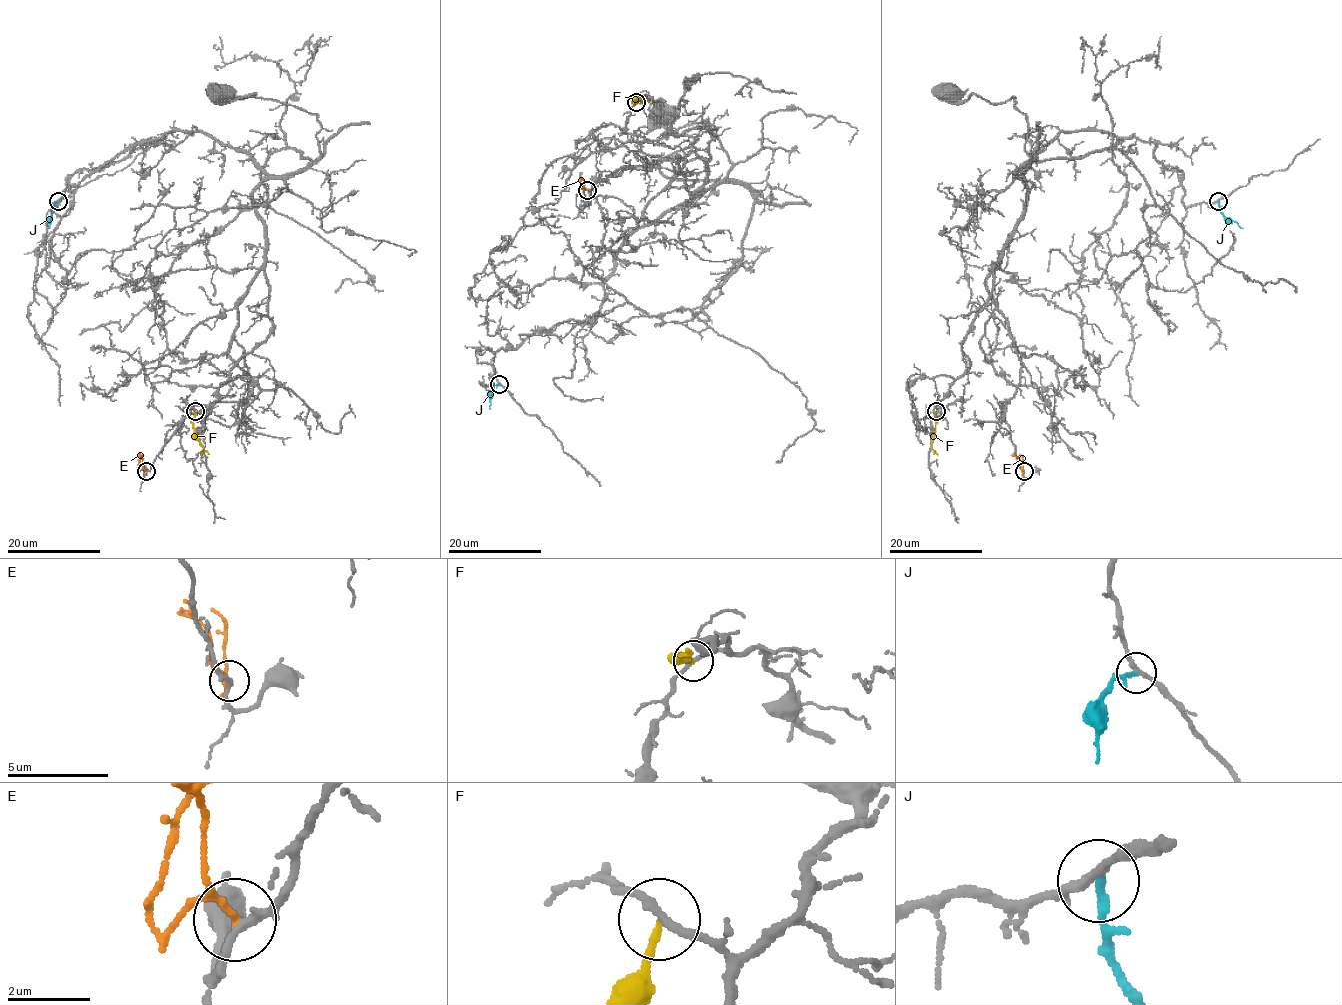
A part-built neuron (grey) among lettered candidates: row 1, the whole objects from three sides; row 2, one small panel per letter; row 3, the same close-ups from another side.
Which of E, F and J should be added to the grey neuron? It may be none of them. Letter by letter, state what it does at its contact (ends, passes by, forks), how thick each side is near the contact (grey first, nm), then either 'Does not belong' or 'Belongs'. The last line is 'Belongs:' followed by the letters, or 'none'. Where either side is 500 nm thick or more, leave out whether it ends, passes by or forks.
E: It passes by. Thickness 200 nm (grey) against 100 nm. Does not belong
F: It ends there. Thickness 200 nm (grey) against 140 nm. Does not belong
J: It ends there. Thickness 200 nm (grey) against 220 nm. Does not belong
Belongs: none

